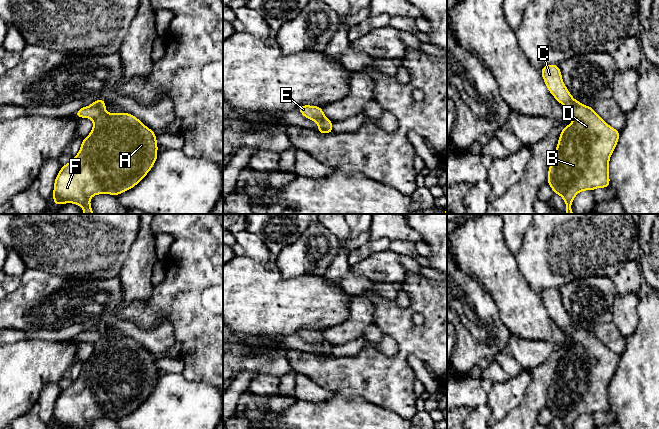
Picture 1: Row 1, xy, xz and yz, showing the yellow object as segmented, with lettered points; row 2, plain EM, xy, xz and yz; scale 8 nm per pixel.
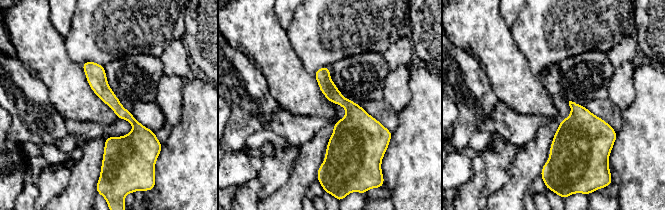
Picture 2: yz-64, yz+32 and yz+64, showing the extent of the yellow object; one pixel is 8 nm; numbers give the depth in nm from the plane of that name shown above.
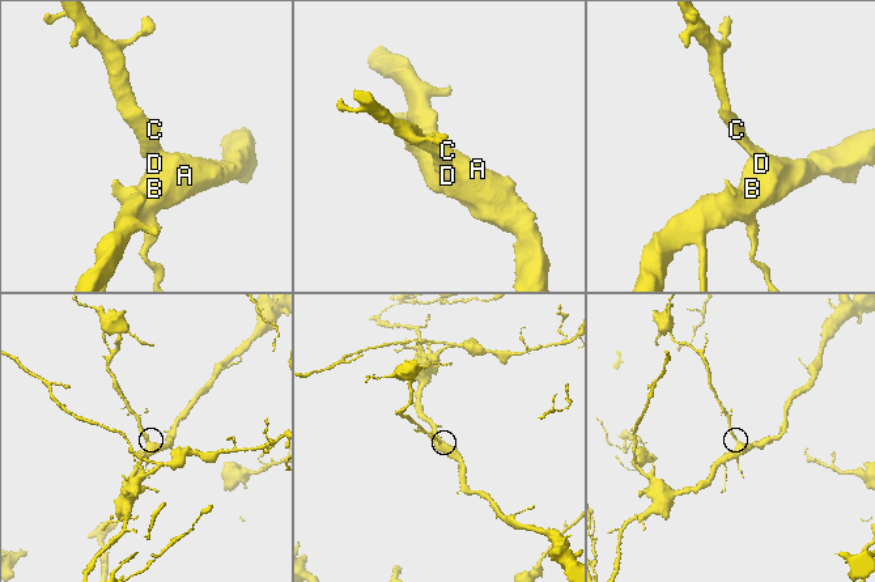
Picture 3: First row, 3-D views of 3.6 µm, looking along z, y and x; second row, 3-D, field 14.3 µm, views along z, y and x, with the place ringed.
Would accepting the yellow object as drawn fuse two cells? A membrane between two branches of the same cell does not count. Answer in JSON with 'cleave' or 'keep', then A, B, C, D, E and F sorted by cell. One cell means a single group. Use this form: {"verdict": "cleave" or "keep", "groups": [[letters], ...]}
{"verdict": "keep", "groups": [["A", "B", "C", "D", "E", "F"]]}

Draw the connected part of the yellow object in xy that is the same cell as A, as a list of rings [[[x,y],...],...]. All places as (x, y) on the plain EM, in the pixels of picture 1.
[[[99,322],[89,329],[80,332],[75,339],[78,342],[93,344],[93,352],[89,359],[82,363],[78,378],[58,396],[53,412],[53,428],[91,429],[90,422],[98,418],[119,418],[135,411],[153,392],[158,381],[157,359],[131,337],[108,337],[105,335],[106,325]]]

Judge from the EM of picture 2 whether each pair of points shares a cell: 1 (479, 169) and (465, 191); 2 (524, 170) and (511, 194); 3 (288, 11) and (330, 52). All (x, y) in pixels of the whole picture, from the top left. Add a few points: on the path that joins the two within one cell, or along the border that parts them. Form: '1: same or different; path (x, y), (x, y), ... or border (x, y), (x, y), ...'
1: same; path (478, 174), (478, 178), (470, 186)
2: same; path (521, 176), (516, 188)
3: different; border (296, 10), (291, 24), (286, 30)

